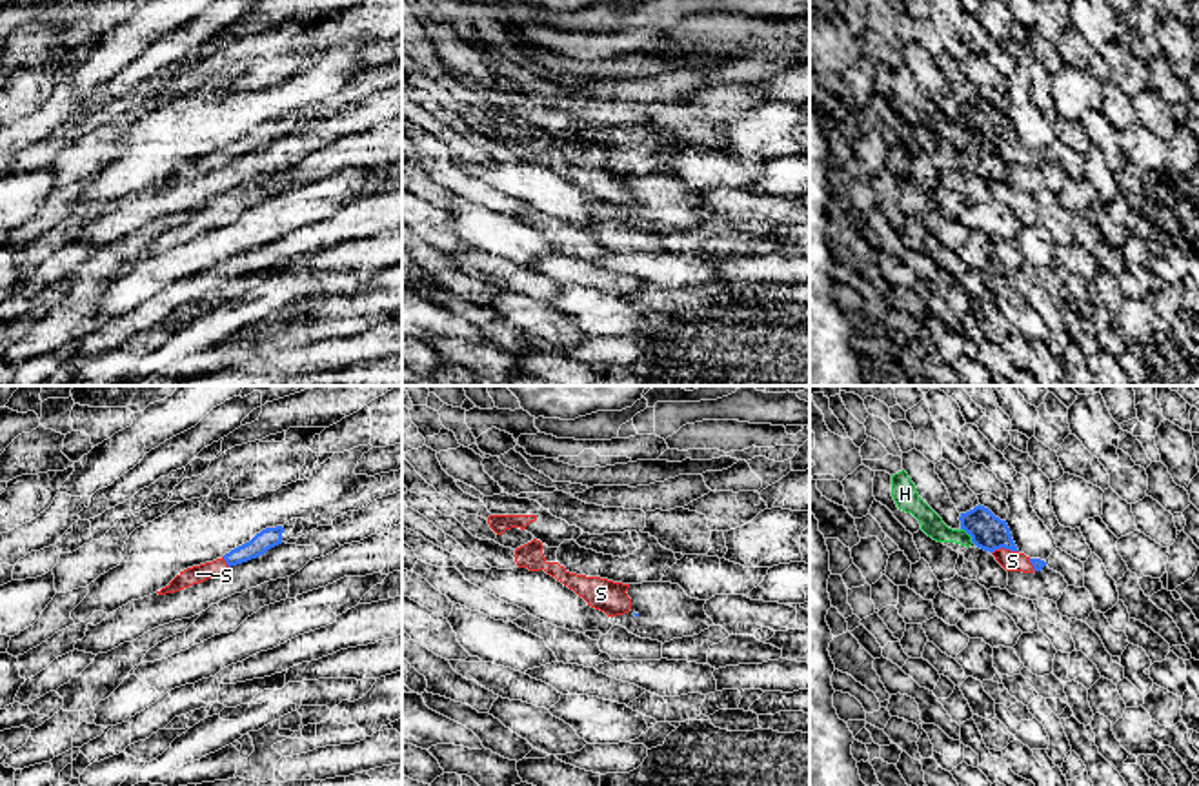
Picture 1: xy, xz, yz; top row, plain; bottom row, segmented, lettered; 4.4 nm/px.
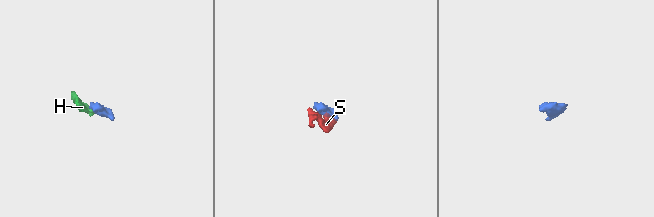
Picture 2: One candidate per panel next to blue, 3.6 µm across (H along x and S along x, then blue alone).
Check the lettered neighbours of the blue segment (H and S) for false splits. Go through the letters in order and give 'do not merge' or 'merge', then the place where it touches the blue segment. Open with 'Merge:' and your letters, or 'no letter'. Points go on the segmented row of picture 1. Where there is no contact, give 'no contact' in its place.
Merge: S
H: do not merge; contact yz (968, 534)
S: merge; contact yz (1005, 548)

